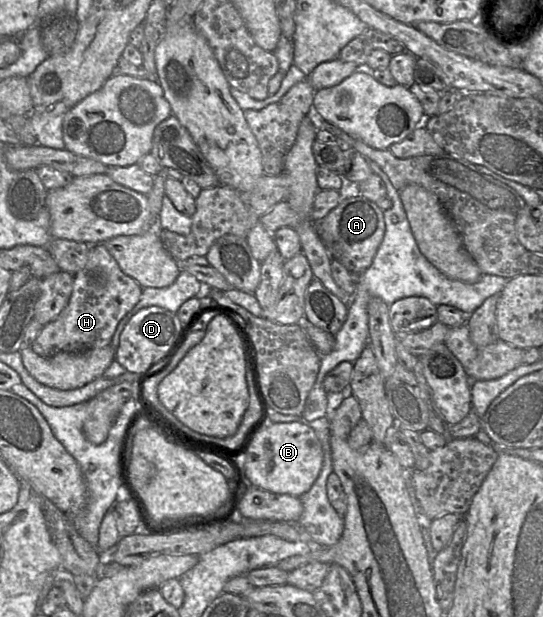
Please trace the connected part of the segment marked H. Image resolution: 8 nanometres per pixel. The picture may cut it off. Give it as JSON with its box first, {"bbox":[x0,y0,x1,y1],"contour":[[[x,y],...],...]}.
{"bbox":[32,244,143,357],"contour":[[[104,244],[90,245],[88,260],[83,269],[73,275],[73,290],[67,306],[58,317],[44,325],[32,344],[33,351],[43,357],[51,357],[60,352],[78,353],[110,344],[120,320],[138,303],[143,288],[126,275]]]}

